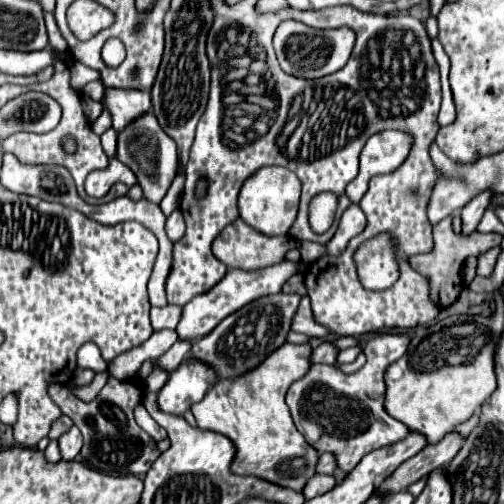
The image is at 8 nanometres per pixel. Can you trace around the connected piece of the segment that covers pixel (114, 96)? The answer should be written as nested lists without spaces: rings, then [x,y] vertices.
[[[106,87],[102,103],[110,111],[112,127],[116,131],[122,129],[124,125],[128,125],[128,121],[134,121],[136,117],[140,117],[140,113],[146,113],[152,107],[150,105],[150,93],[140,91],[140,89]]]

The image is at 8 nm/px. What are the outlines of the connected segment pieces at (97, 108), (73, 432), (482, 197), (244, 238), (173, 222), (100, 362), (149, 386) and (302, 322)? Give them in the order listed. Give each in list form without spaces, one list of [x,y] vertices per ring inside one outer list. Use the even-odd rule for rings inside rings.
[[[82,97],[82,107],[84,107],[84,113],[86,113],[88,121],[94,121],[102,113],[102,103],[98,103],[90,97]]]
[[[72,427],[70,431],[66,431],[60,439],[60,453],[62,453],[62,459],[64,461],[72,461],[80,449],[82,449],[82,437],[80,437],[80,431],[76,427]]]
[[[484,189],[468,205],[462,207],[462,231],[464,233],[472,233],[476,229],[476,225],[482,219],[484,211],[490,207],[492,195],[494,195],[492,189]]]
[[[242,219],[228,225],[212,243],[212,252],[230,269],[242,269],[242,271],[258,271],[270,265],[276,265],[286,259],[286,253],[296,247],[296,241],[292,237],[268,237],[260,235],[252,227],[248,227]]]
[[[178,209],[166,219],[166,233],[168,233],[168,239],[172,243],[184,235],[184,219],[182,219],[182,213]]]
[[[86,343],[78,349],[78,367],[82,369],[94,369],[96,373],[104,371],[104,359],[100,357],[100,351],[94,343]]]
[[[154,369],[154,371],[148,375],[148,379],[144,381],[144,389],[146,389],[146,391],[152,391],[152,393],[158,393],[158,391],[164,387],[166,379],[168,379],[168,373],[166,373],[166,371]]]
[[[302,297],[302,303],[296,311],[296,317],[292,321],[292,331],[298,331],[298,333],[306,333],[310,337],[328,337],[330,335],[330,329],[320,325],[314,317],[312,317],[312,307],[310,307],[310,299],[308,297]]]

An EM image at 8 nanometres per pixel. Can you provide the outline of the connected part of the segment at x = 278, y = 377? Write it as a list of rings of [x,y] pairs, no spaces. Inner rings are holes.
[[[284,343],[260,369],[240,377],[240,381],[218,381],[206,397],[194,405],[194,417],[200,429],[210,429],[226,435],[236,445],[236,459],[232,471],[238,475],[254,475],[270,483],[292,487],[302,491],[310,477],[316,475],[318,451],[306,443],[296,429],[290,409],[284,401],[292,381],[304,377],[310,371],[310,345]],[[302,461],[298,469],[296,463]]]

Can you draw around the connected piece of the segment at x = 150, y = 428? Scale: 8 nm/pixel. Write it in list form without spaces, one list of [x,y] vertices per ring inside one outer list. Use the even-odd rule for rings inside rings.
[[[138,405],[134,409],[134,417],[136,417],[136,423],[154,439],[154,441],[160,441],[166,437],[166,431],[150,417],[150,413],[144,409],[144,405]]]

